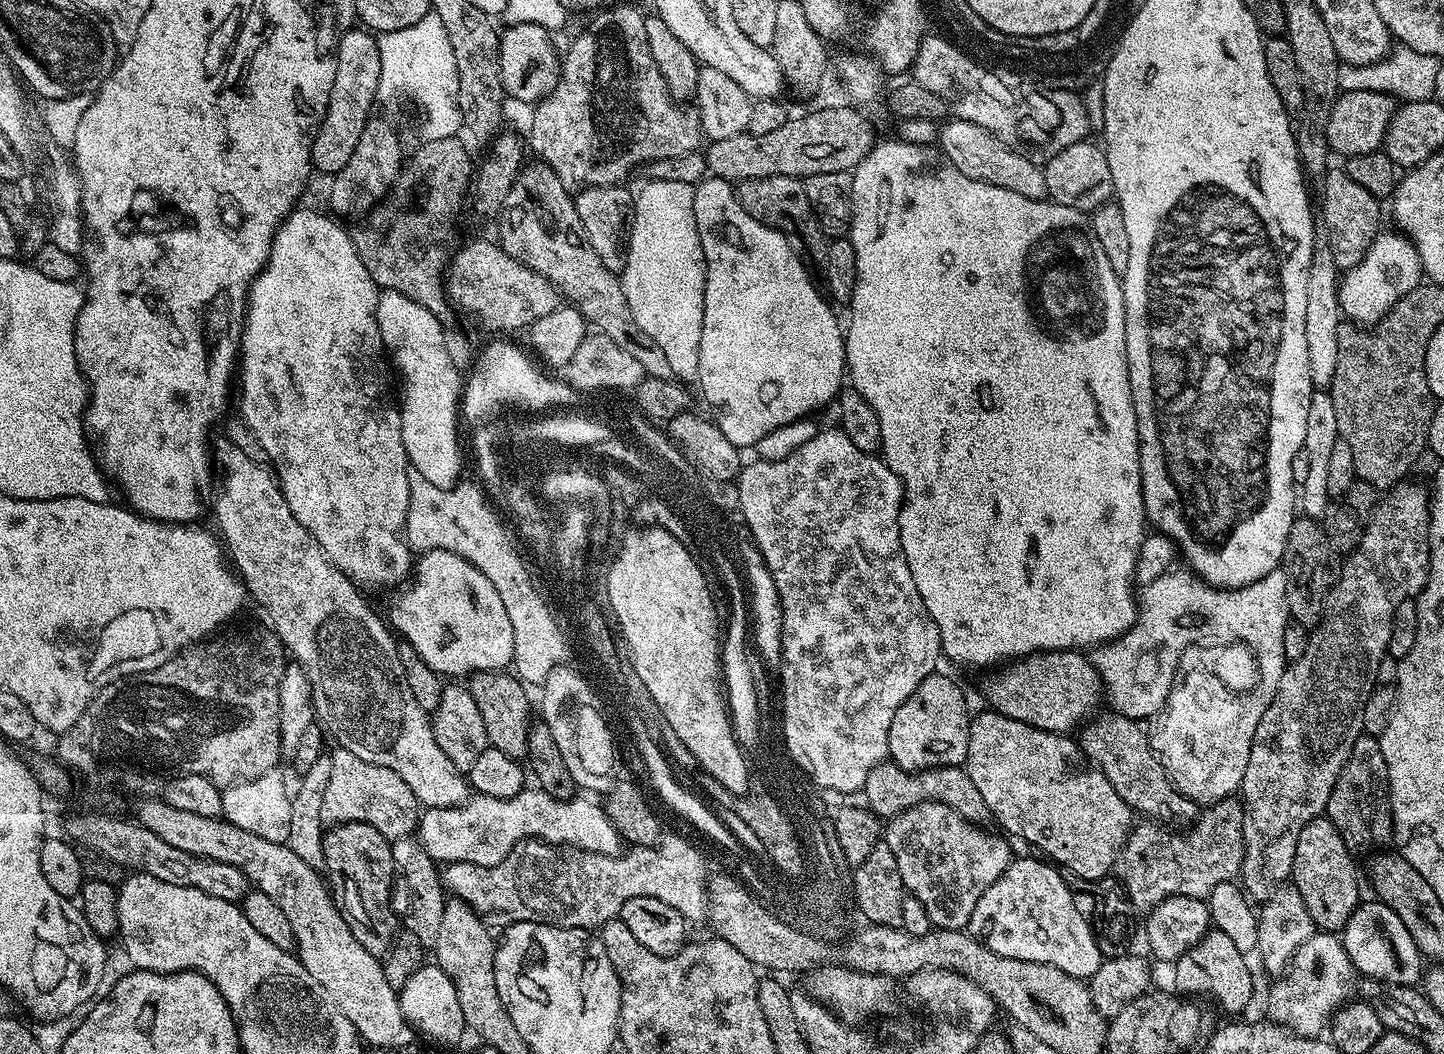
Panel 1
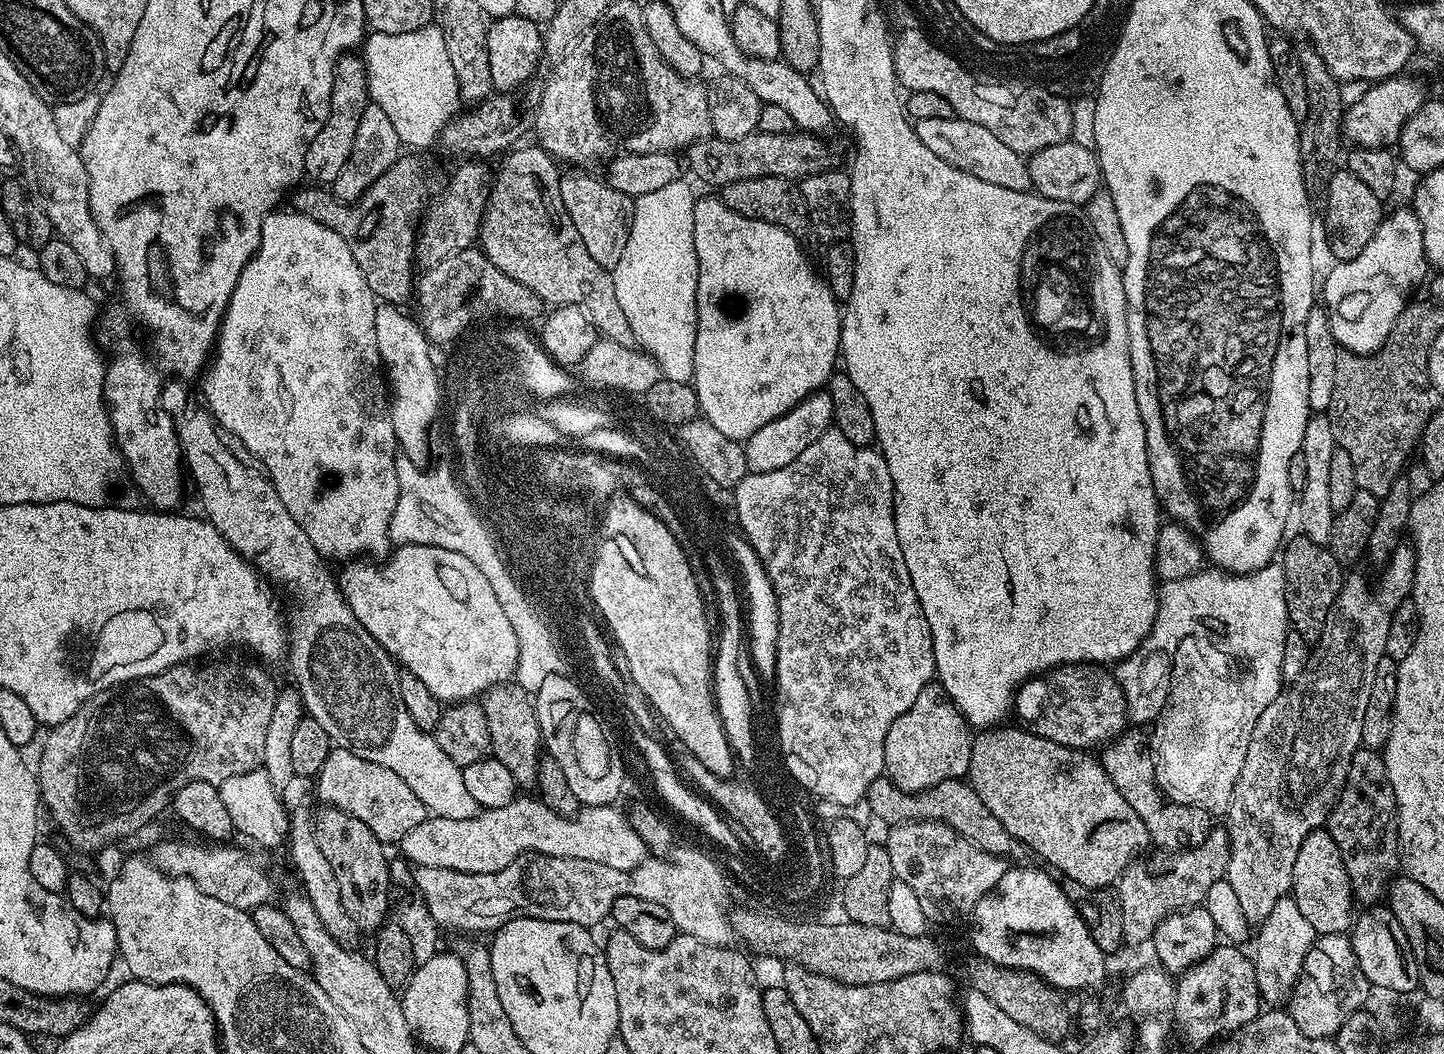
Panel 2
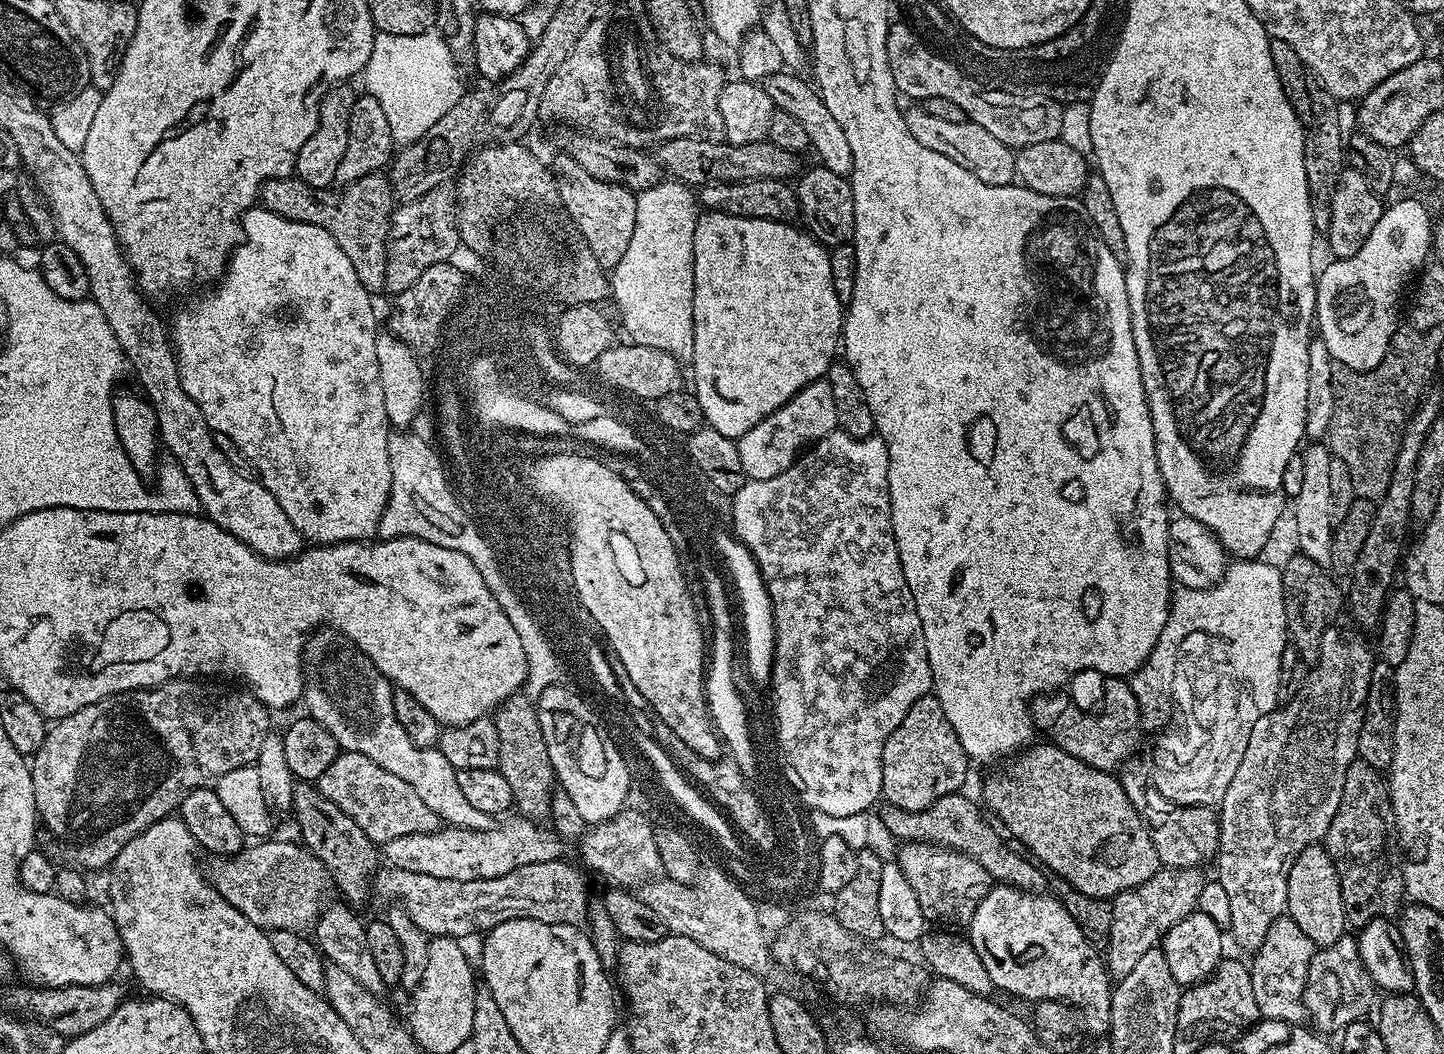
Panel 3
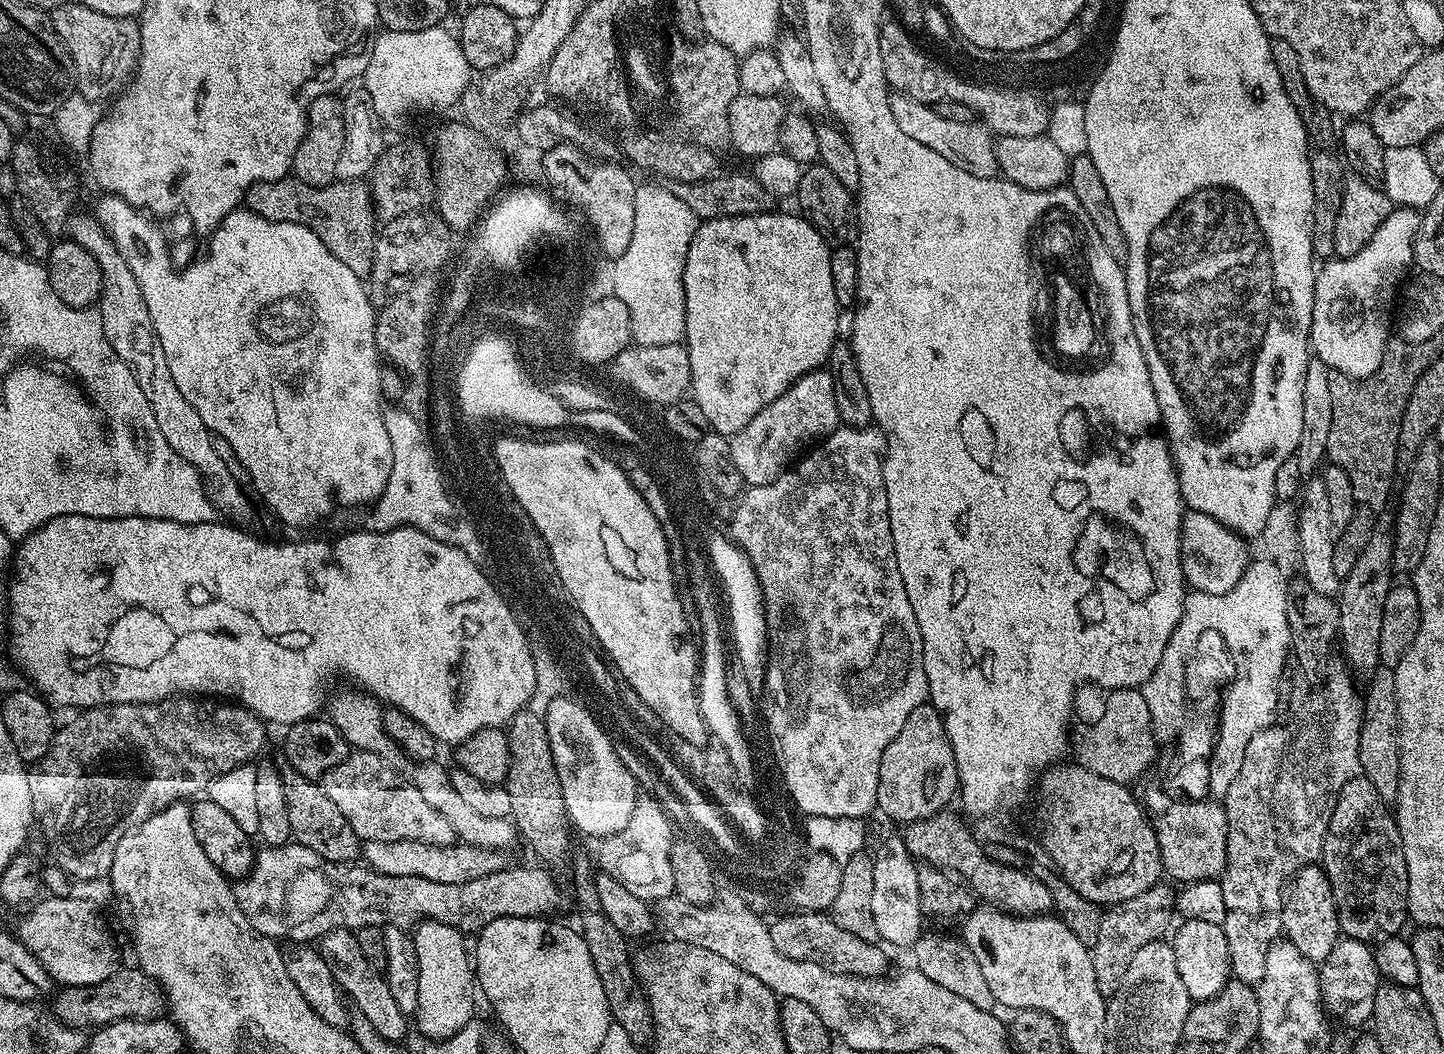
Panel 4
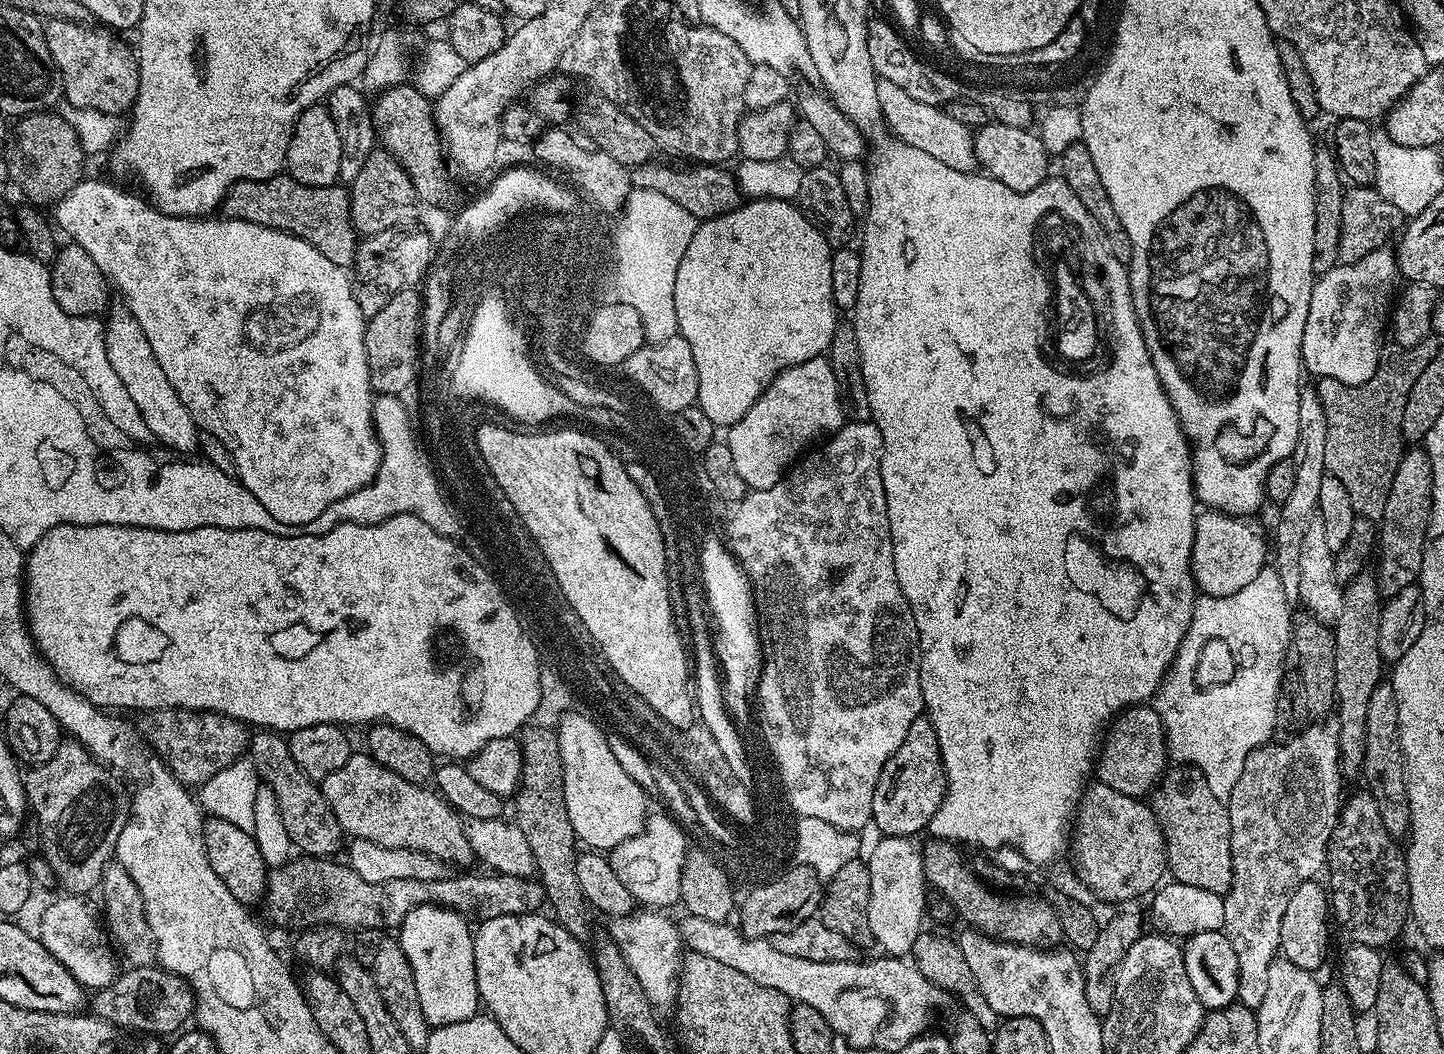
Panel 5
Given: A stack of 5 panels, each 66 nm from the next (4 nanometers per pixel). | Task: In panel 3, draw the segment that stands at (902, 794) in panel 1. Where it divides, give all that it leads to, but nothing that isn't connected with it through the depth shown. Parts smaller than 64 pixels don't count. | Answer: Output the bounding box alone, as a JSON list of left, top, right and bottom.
[879,792,1046,892]

